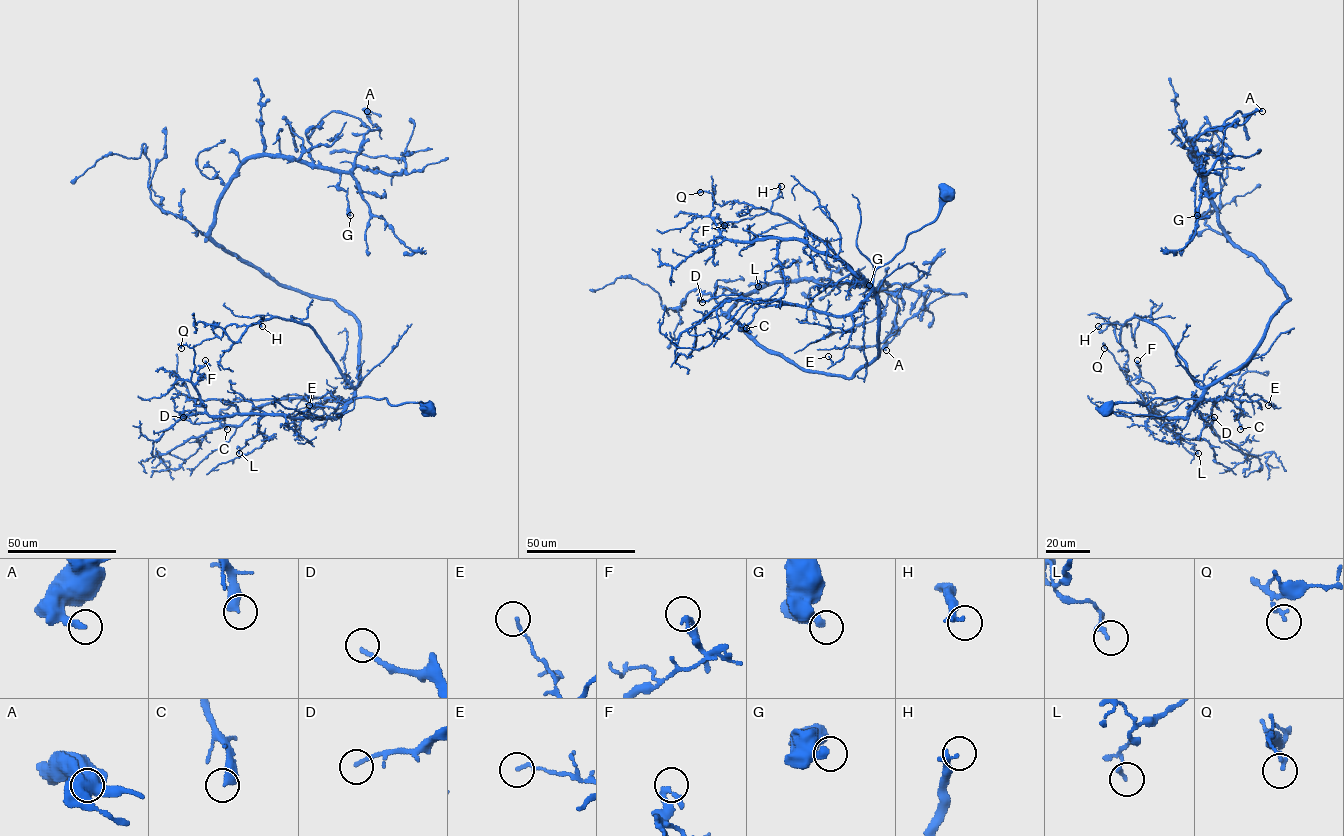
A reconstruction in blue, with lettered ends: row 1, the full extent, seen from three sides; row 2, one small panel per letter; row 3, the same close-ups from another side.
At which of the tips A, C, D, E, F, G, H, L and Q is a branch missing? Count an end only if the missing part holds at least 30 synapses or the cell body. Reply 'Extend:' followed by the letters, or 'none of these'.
Extend: none of these

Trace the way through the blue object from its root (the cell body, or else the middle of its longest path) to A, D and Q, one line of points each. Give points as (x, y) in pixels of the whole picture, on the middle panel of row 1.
A: (945, 191), (875, 271), (878, 354), (851, 377), (764, 348), (730, 311), (771, 283), (880, 282), (886, 350)
D: (945, 191), (939, 215), (876, 270), (871, 293), (847, 314), (737, 294), (702, 302)
Q: (945, 191), (939, 215), (908, 236), (871, 285), (798, 240), (724, 238), (709, 215), (713, 195), (700, 192)

